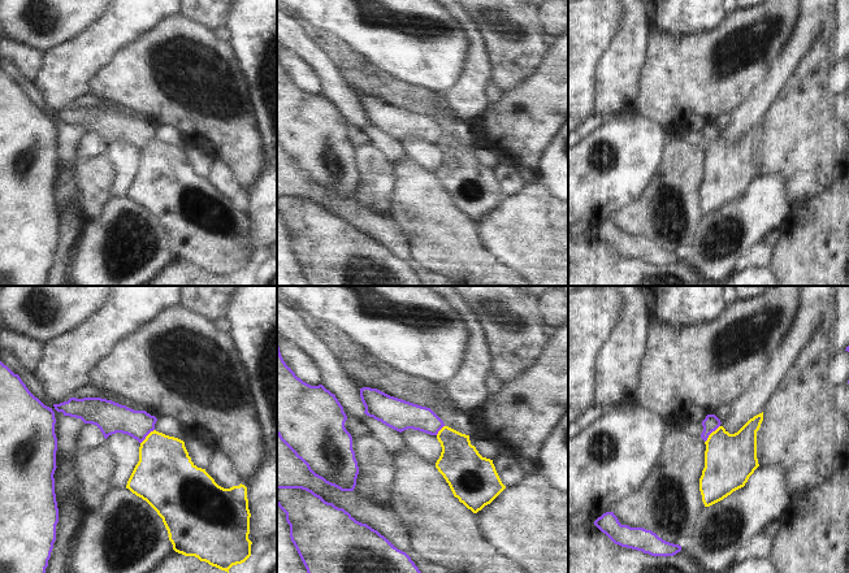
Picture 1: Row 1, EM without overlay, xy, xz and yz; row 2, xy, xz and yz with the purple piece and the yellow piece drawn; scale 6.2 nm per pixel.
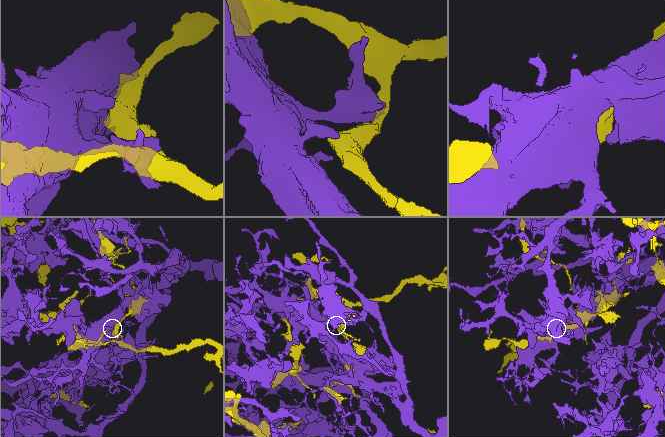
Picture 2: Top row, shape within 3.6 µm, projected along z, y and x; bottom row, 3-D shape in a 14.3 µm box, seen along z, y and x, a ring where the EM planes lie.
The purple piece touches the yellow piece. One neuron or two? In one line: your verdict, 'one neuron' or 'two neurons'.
two neurons

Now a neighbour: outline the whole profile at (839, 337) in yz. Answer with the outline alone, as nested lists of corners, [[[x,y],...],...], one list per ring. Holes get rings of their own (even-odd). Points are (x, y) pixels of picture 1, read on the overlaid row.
[[[849,286],[836,287],[836,322],[829,334],[831,352],[837,355],[849,346]]]

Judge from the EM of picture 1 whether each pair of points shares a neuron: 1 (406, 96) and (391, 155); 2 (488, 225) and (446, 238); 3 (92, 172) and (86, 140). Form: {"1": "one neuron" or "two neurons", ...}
{"1": "two neurons", "2": "two neurons", "3": "two neurons"}

